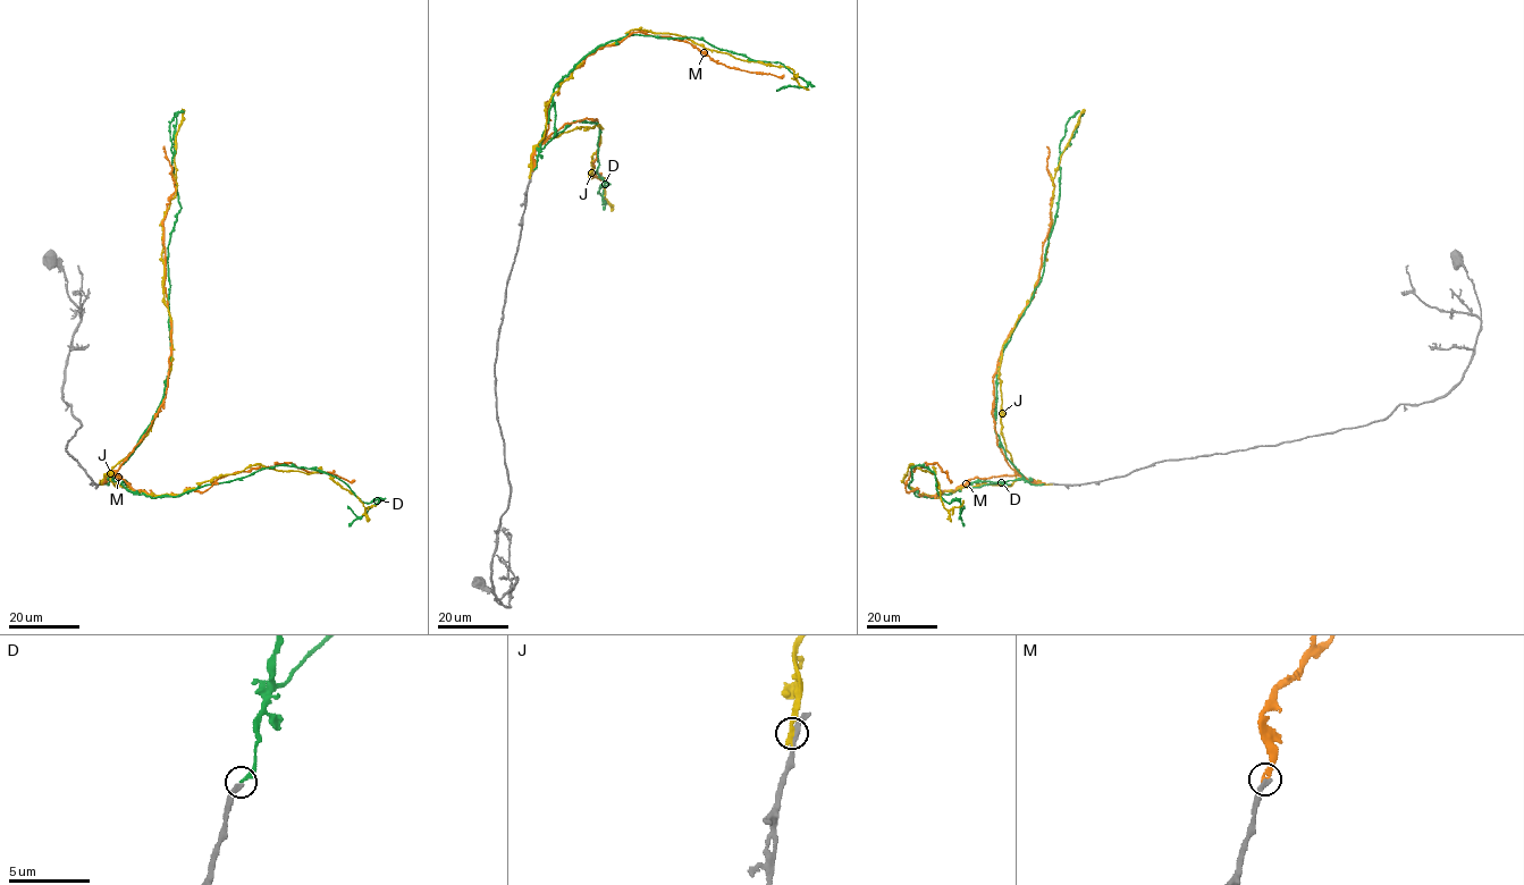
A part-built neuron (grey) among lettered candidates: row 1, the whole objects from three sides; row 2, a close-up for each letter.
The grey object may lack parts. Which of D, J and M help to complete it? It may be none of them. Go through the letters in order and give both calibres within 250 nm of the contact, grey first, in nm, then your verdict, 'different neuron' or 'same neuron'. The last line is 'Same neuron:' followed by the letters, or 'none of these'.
D: 280/200 nm | same neuron
J: 280/320 nm | different neuron
M: 280/280 nm | different neuron
Same neuron: D

